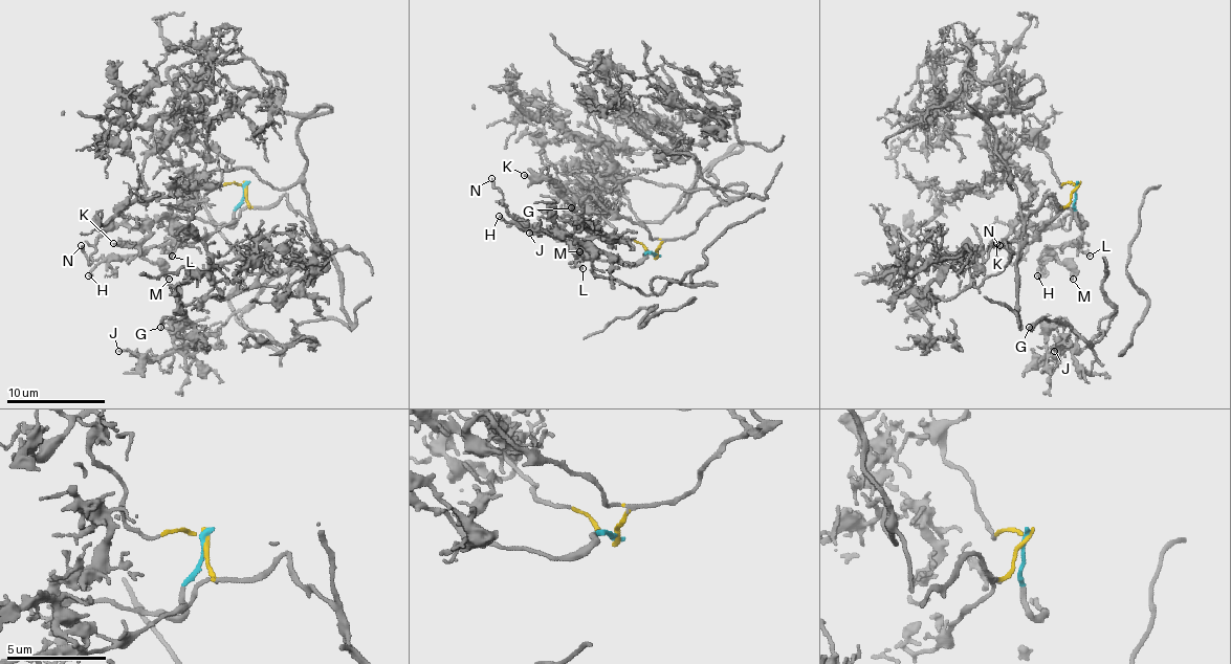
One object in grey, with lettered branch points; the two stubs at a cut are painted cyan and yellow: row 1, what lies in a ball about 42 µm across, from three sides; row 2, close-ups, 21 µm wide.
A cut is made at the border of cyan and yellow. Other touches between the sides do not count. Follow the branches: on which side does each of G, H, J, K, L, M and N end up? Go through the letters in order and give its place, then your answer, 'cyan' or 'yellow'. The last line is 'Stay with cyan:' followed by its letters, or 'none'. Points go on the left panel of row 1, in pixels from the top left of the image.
G: at (160, 327); yellow
H: at (88, 275); cyan
J: at (118, 351); yellow
K: at (113, 243); yellow
L: at (172, 256); cyan
M: at (169, 279); cyan
N: at (81, 245); cyan
Stay with cyan: H, L, M, N

